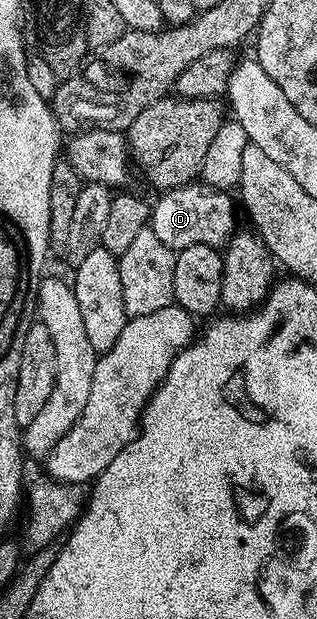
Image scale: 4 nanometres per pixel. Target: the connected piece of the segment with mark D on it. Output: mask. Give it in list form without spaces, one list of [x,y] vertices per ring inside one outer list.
[[[192,182],[179,188],[166,189],[160,196],[163,197],[151,204],[149,226],[161,242],[176,252],[199,244],[220,249],[237,231],[236,201],[231,201],[226,191],[219,191],[202,182]]]

